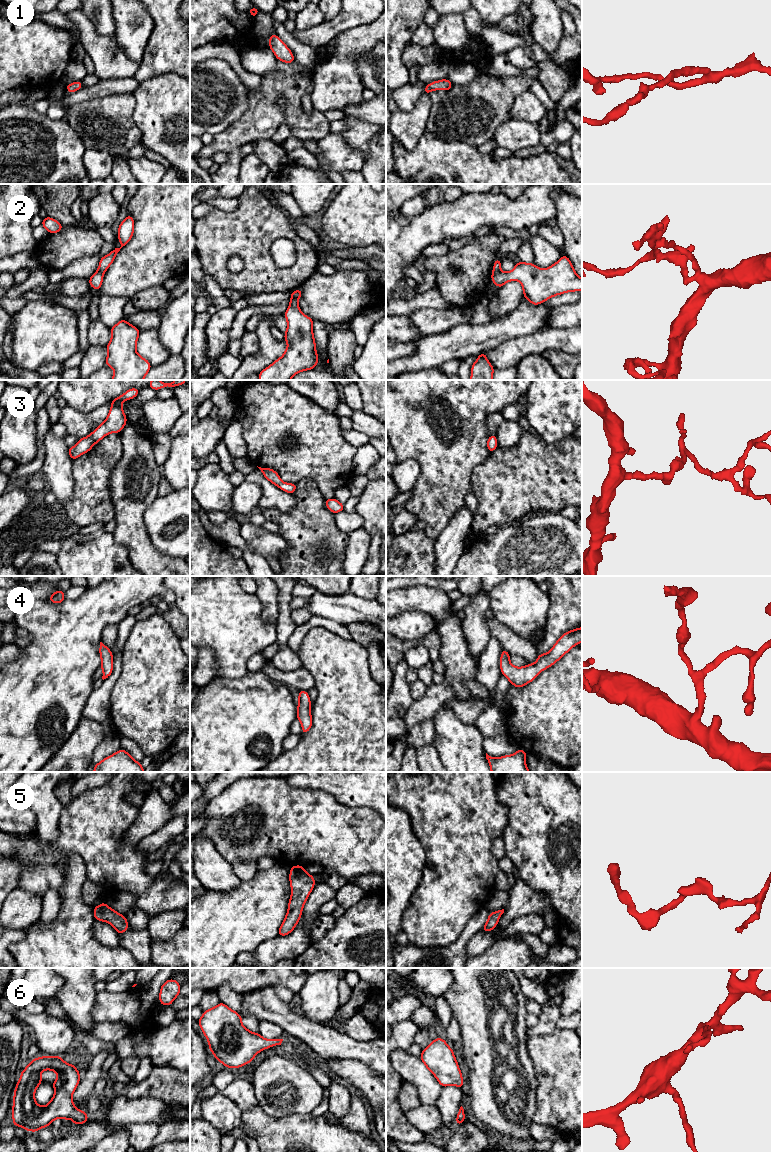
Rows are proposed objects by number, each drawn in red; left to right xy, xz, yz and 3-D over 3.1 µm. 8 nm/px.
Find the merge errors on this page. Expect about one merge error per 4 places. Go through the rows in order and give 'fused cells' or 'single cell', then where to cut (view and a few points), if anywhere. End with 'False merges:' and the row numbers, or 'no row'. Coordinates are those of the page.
1: single cell; cut none
2: fused cells; cut yz (500, 270), (492, 273)
3: single cell; cut none
4: single cell; cut none
5: single cell; cut none
6: single cell; cut none
False merges: 2

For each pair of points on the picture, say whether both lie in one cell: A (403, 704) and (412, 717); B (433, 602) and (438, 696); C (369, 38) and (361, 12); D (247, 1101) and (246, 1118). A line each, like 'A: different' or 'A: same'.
A: different
B: different
C: different
D: different

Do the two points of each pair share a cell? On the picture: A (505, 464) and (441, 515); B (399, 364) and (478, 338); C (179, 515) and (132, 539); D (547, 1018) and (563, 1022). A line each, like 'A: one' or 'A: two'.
A: two
B: one
C: two
D: two

